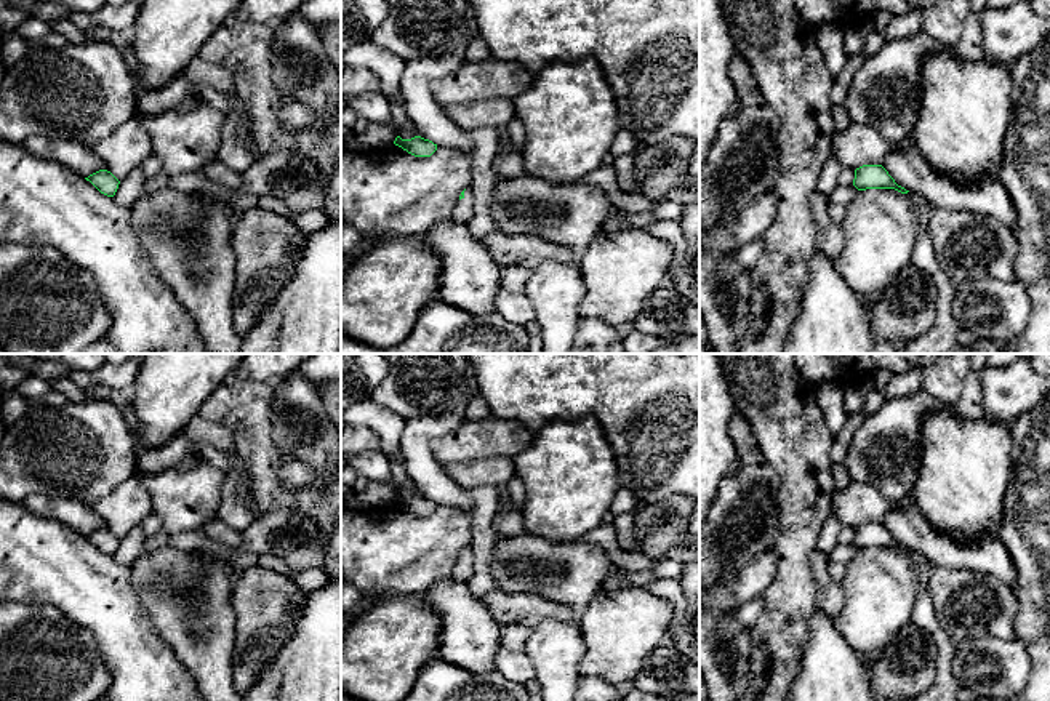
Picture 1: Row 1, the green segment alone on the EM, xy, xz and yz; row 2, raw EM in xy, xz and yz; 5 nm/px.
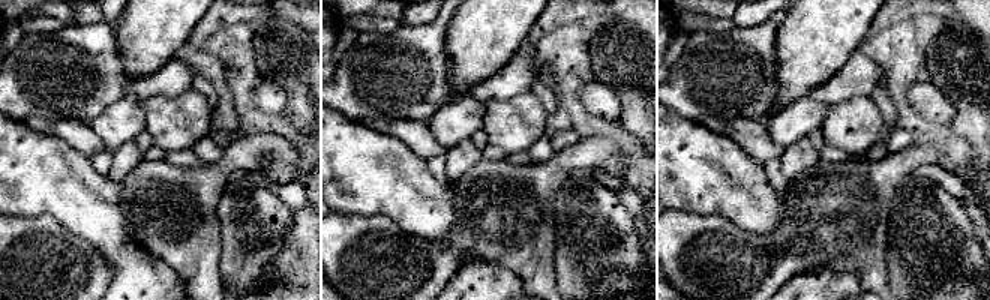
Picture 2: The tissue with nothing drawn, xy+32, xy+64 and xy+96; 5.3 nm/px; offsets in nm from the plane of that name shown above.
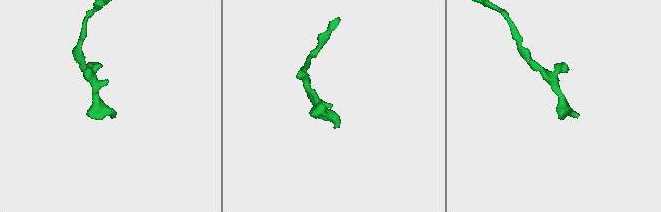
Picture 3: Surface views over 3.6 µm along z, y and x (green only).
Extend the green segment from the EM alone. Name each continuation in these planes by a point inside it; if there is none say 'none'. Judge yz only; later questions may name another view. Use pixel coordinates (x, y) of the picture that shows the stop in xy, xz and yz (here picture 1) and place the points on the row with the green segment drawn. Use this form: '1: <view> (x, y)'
none

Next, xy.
none

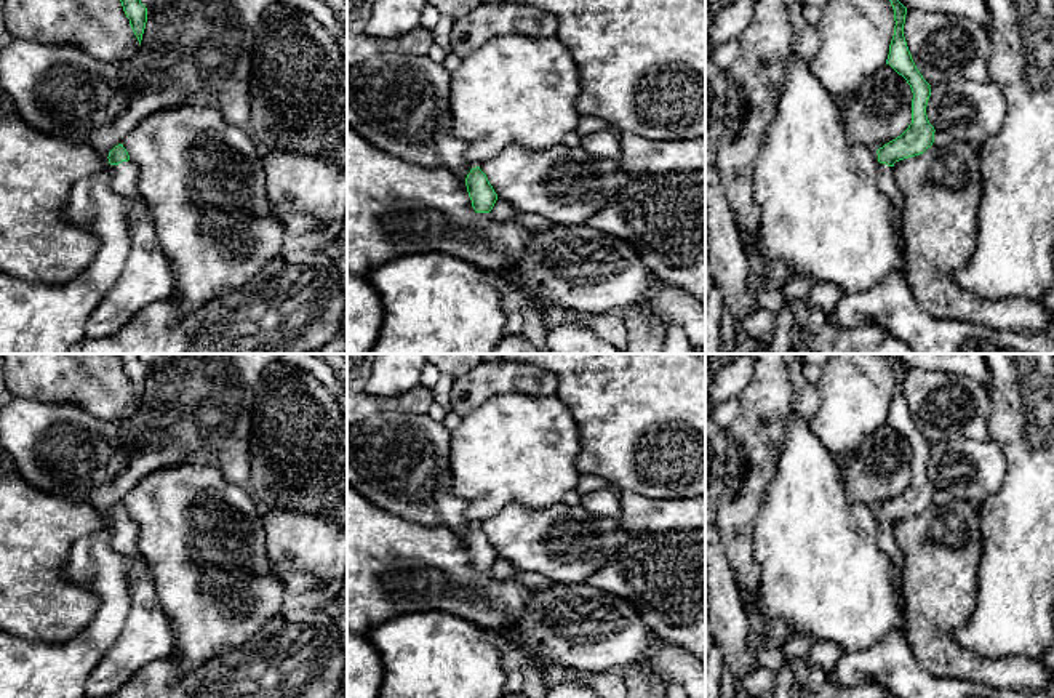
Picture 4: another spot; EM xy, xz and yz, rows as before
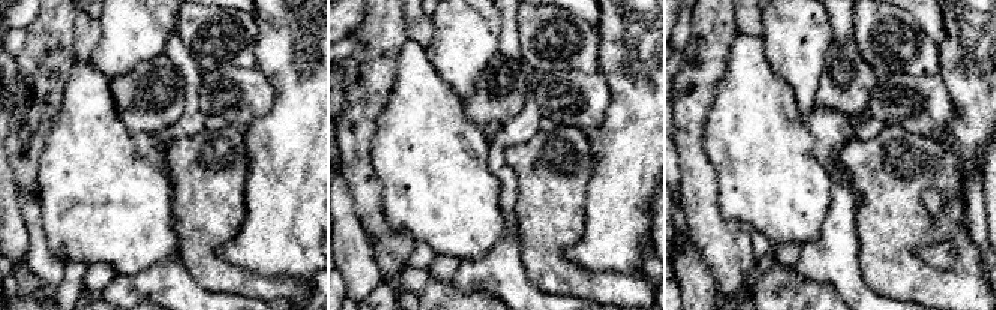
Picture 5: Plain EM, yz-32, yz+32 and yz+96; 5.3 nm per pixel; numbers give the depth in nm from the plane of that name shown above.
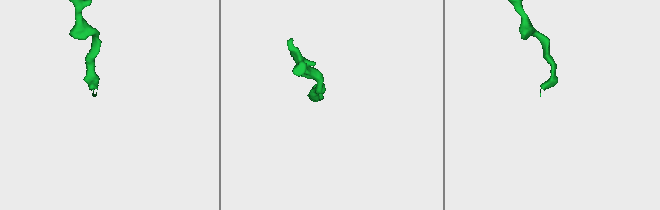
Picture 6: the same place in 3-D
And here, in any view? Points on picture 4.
1: xy (125, 175)

